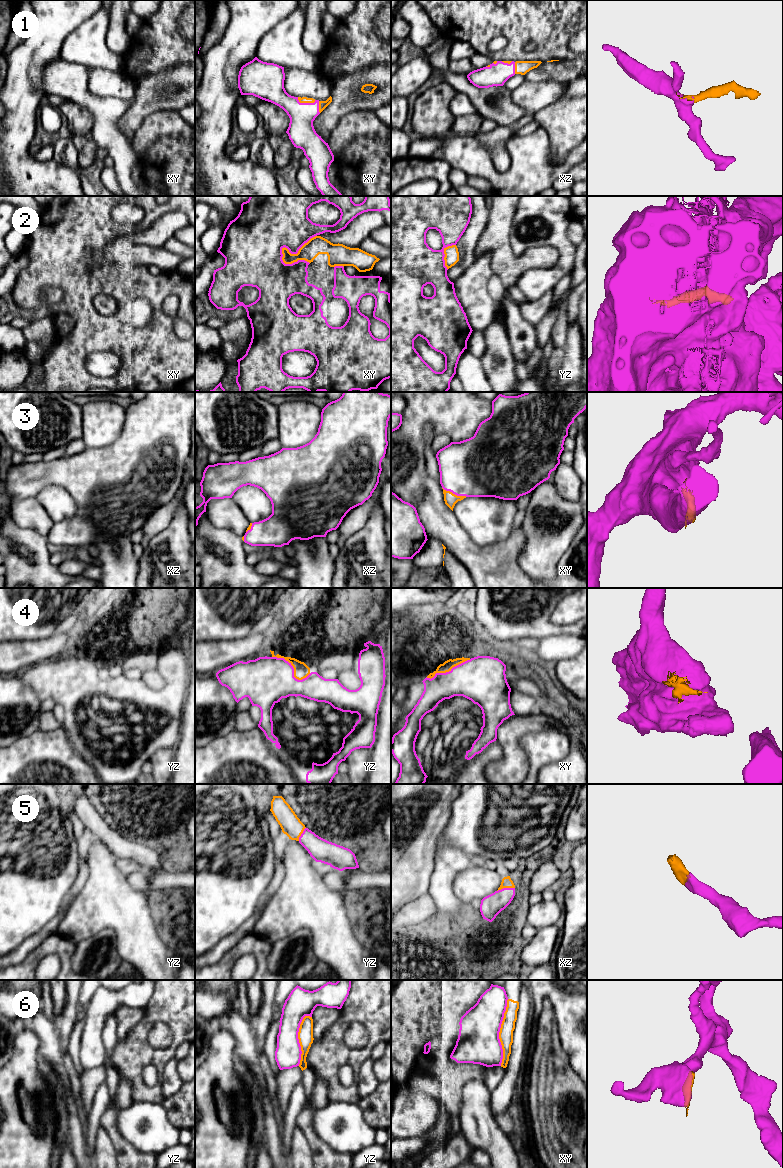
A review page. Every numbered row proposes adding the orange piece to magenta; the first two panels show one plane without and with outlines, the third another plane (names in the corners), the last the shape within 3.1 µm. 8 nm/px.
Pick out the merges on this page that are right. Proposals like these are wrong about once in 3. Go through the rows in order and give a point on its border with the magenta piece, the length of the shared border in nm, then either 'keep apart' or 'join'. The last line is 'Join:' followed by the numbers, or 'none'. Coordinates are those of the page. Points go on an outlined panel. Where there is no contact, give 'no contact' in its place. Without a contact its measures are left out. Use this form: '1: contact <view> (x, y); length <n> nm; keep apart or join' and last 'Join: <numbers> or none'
1: contact xy (305, 103); length 160 nm; join
2: contact xy (293, 253); length 360 nm; keep apart
3: contact xy (454, 493); length 220 nm; join
4: contact yz (293, 669); length 340 nm; keep apart
5: contact xz (505, 888); length 150 nm; join
6: contact xy (499, 1031); length 550 nm; keep apart
Join: 1, 3, 5

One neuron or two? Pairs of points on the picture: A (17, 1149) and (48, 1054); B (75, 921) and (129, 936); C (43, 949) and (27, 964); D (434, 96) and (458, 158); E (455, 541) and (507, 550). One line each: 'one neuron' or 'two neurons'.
A: two neurons
B: one neuron
C: one neuron
D: two neurons
E: one neuron

